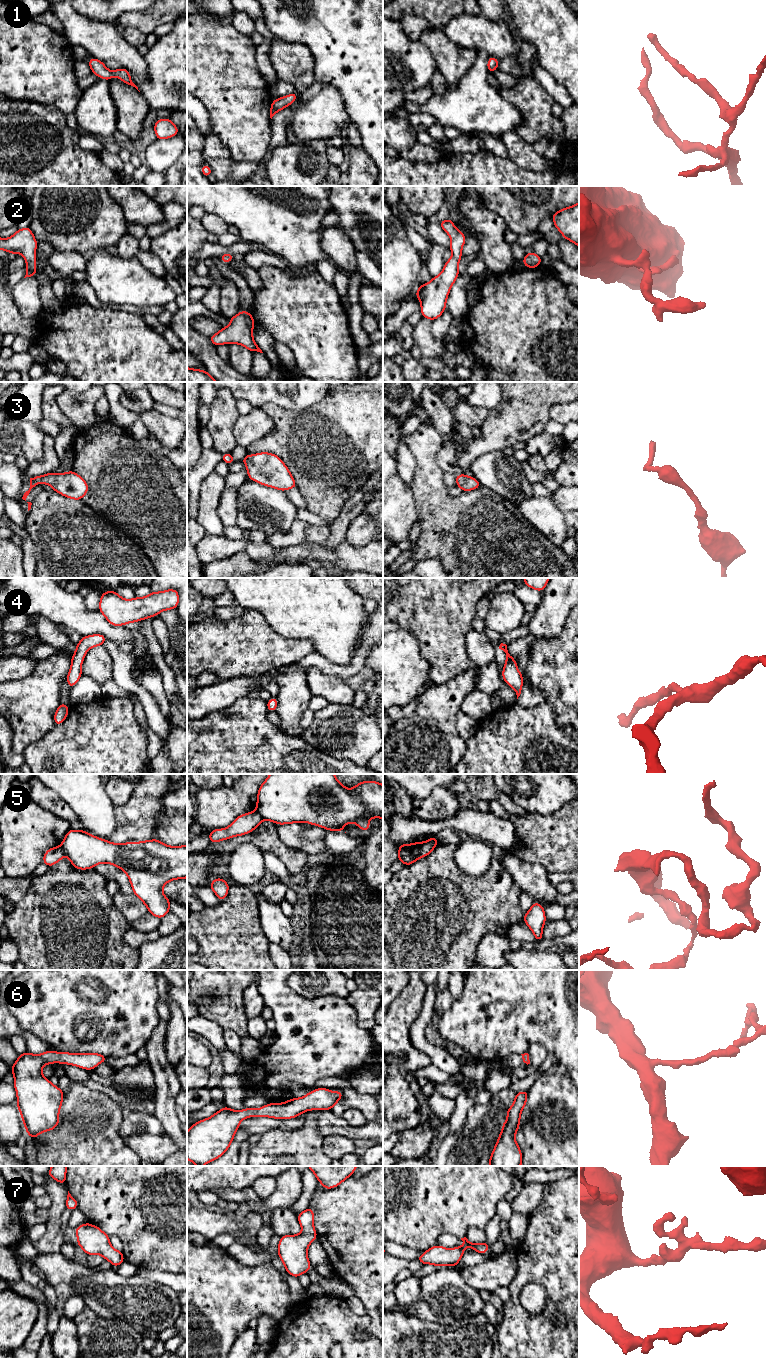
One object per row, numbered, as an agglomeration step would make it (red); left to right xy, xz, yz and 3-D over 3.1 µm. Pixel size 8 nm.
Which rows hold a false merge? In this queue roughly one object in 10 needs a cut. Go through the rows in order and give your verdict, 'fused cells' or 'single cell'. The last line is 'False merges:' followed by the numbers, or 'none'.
1: single cell
2: single cell
3: single cell
4: single cell
5: fused cells
6: single cell
7: single cell
False merges: 5

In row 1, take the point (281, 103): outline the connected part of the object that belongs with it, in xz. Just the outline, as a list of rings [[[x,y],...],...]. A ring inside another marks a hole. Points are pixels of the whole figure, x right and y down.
[[[297,92],[289,94],[284,97],[280,97],[279,99],[273,100],[270,108],[270,118],[280,110],[290,106],[297,99]]]

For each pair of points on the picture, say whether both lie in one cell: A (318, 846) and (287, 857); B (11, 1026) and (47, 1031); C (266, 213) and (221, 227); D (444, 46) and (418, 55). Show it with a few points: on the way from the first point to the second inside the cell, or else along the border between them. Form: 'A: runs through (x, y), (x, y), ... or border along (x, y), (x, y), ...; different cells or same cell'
A: border along (282, 841), (288, 846), (302, 849), (307, 853); different cells
B: border along (10, 1011), (23, 1033); different cells
C: border along (208, 213), (218, 215), (228, 225); different cells
D: border along (419, 39), (431, 54), (437, 68); different cells

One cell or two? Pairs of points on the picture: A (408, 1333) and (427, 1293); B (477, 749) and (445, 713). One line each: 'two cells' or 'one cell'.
A: two cells
B: two cells

